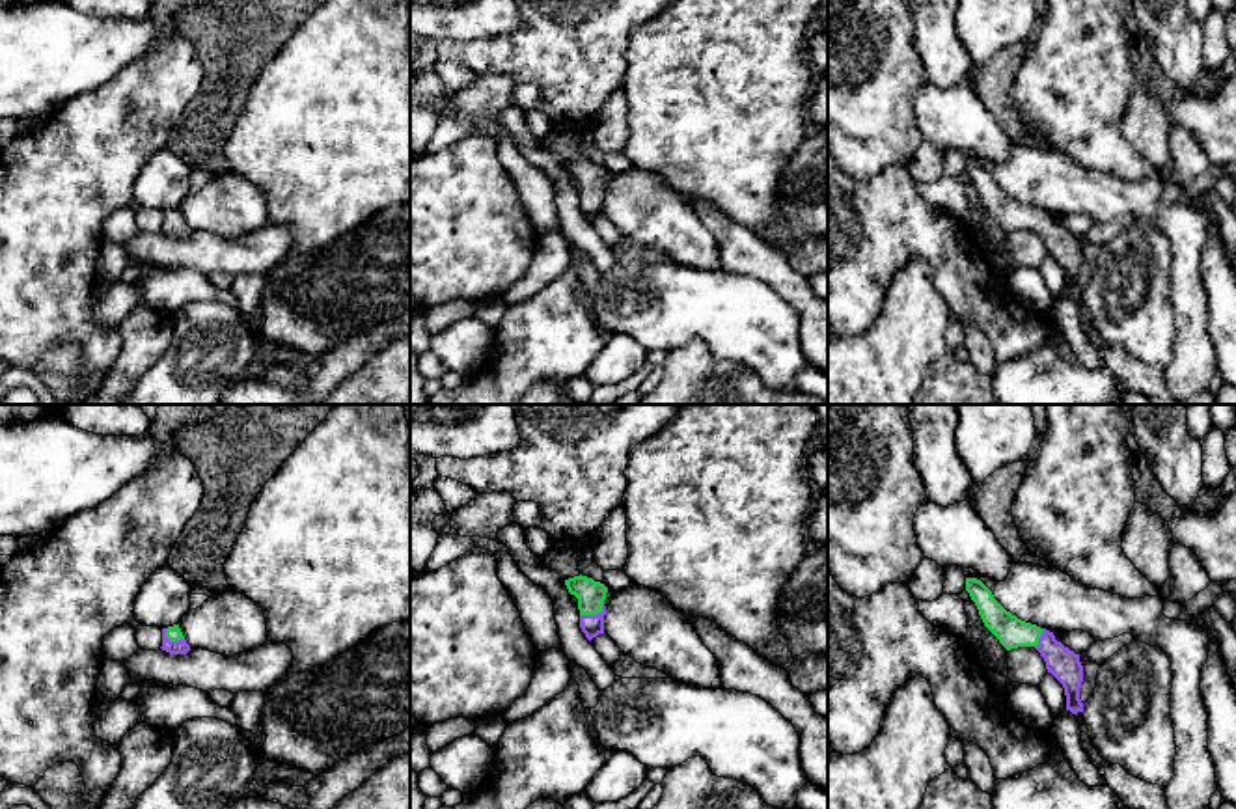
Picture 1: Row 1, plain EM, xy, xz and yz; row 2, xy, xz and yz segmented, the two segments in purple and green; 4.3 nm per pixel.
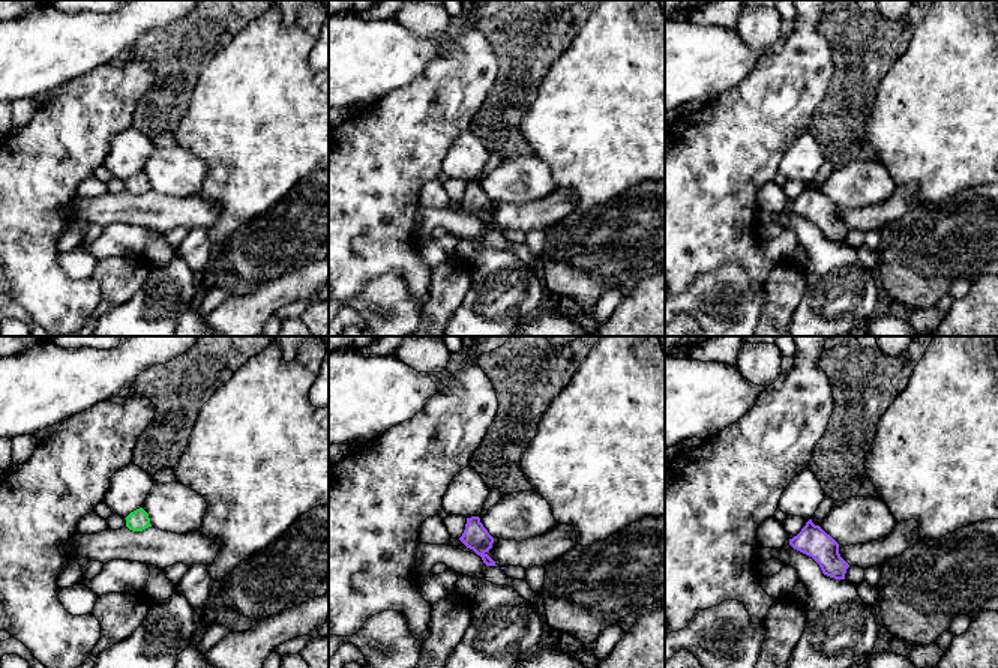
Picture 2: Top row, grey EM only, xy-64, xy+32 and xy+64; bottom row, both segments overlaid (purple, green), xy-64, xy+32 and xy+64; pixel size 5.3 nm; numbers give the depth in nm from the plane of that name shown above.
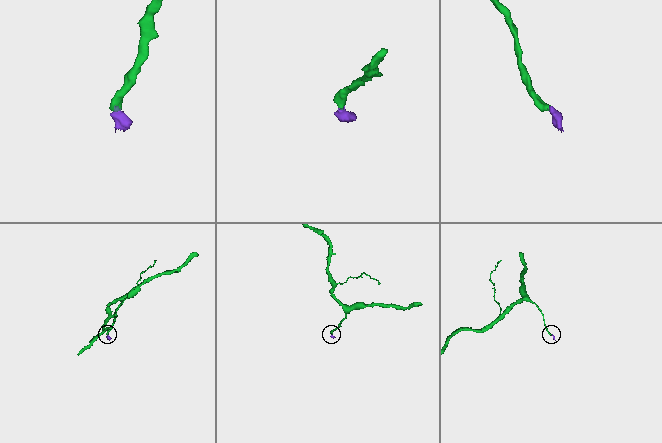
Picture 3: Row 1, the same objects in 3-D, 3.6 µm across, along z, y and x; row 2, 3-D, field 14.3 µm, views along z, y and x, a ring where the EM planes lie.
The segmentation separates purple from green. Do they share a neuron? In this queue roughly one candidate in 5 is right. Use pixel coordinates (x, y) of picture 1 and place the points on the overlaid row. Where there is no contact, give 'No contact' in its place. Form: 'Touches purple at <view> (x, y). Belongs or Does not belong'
Touches purple at xz (593, 616). Belongs

